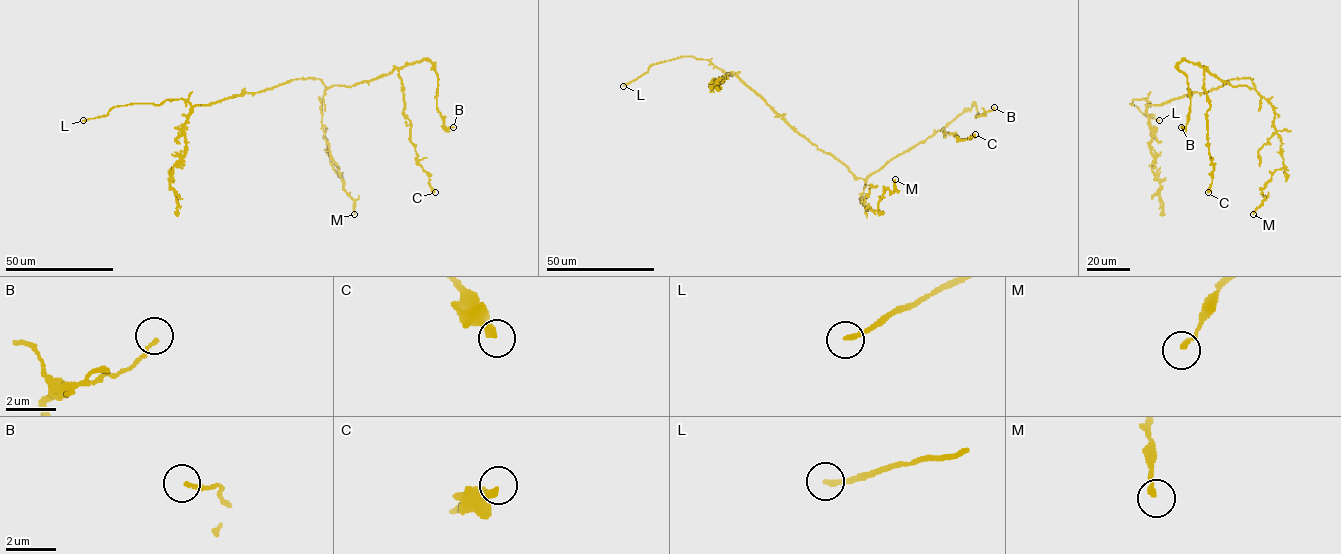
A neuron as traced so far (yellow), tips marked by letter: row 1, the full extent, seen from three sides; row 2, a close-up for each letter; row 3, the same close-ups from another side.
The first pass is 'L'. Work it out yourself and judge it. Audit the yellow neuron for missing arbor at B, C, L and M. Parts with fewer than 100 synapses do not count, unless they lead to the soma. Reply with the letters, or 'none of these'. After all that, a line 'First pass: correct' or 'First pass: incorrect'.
L
First pass: correct

